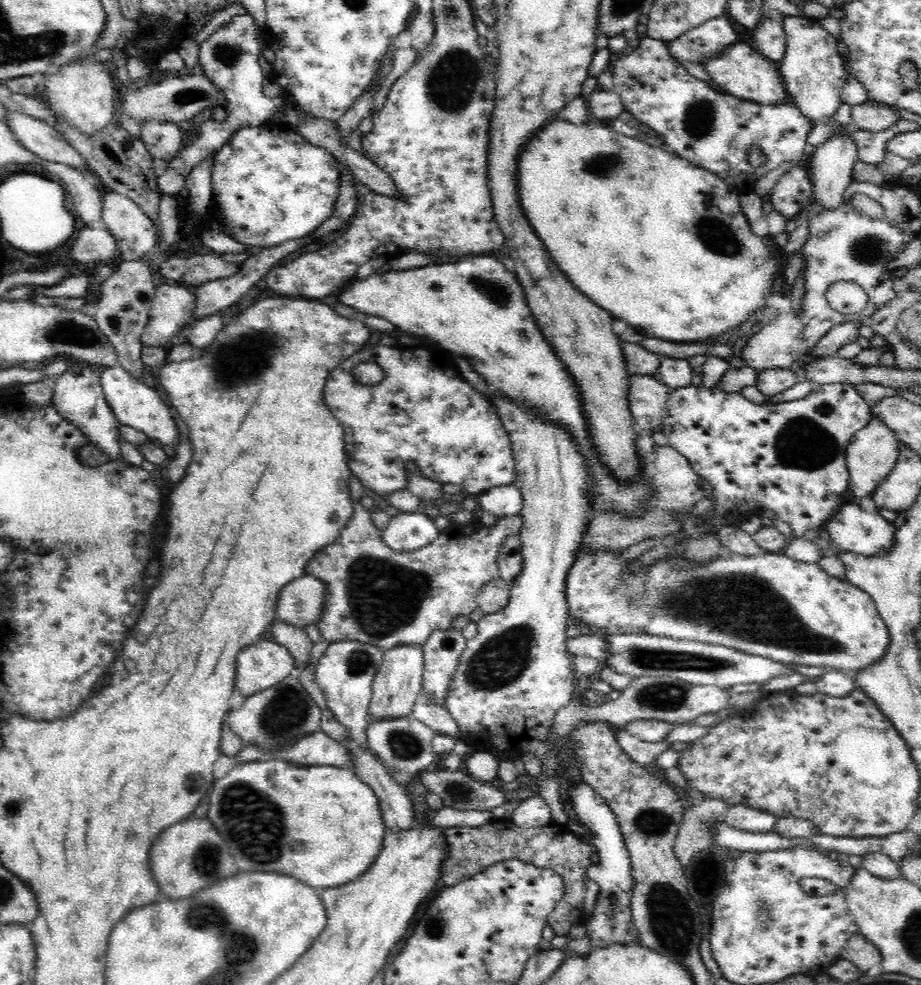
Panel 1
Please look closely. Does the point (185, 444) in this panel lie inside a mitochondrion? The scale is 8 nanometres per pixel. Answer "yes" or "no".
no

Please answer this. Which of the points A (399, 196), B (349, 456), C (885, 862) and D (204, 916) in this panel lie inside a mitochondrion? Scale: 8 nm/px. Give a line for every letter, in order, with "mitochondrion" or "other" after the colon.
A: other
B: other
C: other
D: mitochondrion

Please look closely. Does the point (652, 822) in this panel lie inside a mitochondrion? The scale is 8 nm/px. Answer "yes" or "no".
yes

